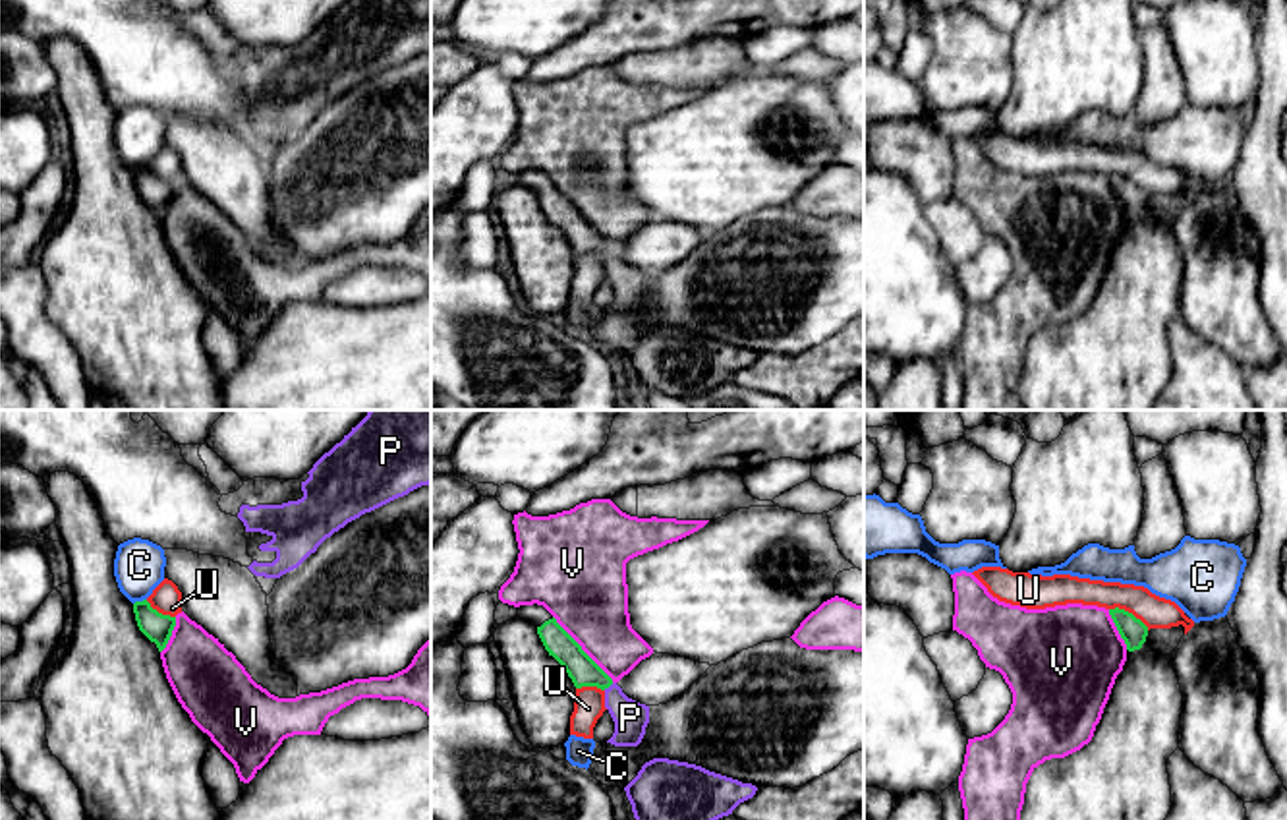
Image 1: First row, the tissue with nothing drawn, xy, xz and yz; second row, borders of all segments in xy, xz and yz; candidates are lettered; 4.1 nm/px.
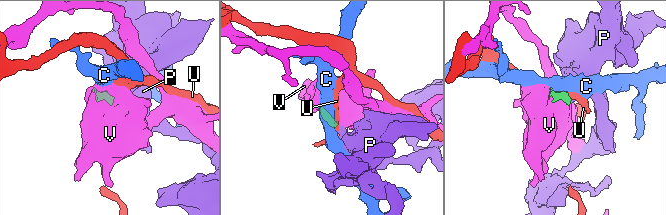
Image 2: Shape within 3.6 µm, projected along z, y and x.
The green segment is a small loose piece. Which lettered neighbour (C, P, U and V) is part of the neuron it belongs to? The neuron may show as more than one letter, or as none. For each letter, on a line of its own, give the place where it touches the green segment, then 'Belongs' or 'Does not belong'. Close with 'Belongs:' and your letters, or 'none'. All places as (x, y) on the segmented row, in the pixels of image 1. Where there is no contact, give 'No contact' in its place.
C: Touches green at xy (140, 602). Does not belong
P: Touches green at xz (607, 687). Belongs
U: Touches green at yz (1127, 612). Does not belong
V: Touches green at xz (580, 648). Does not belong
Belongs: P

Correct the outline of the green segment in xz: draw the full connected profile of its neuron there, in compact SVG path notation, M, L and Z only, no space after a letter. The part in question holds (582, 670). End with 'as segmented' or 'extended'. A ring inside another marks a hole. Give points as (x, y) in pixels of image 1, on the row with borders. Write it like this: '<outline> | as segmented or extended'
M520 605L518 617L537 627L545 650L564 667L576 688L597 687L605 692L605 708L615 721L607 743L638 747L649 723L649 706L628 698L543 605Z | extended

